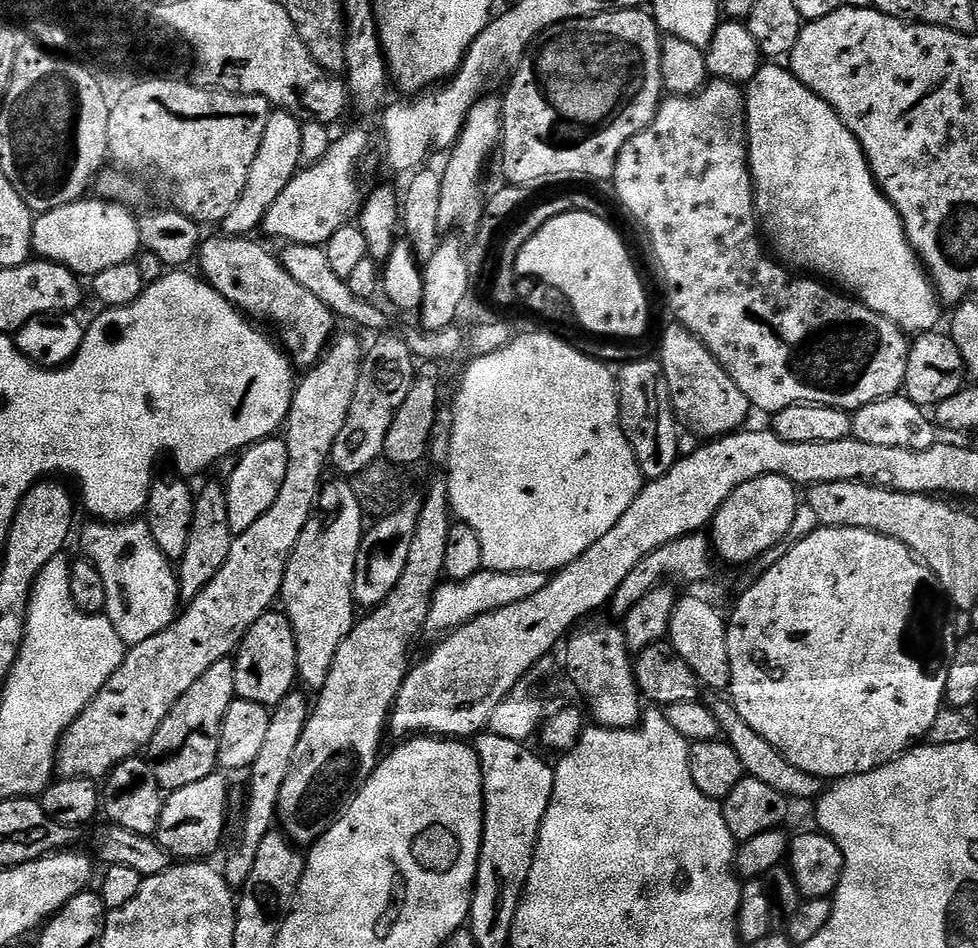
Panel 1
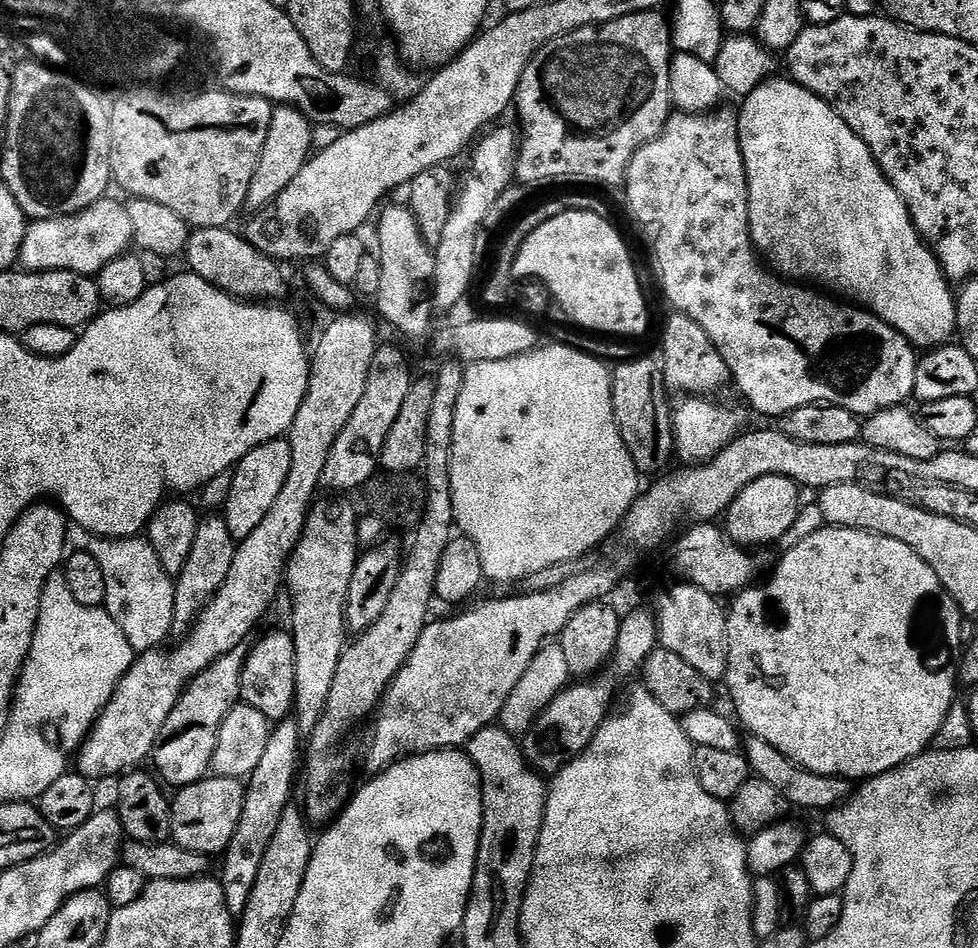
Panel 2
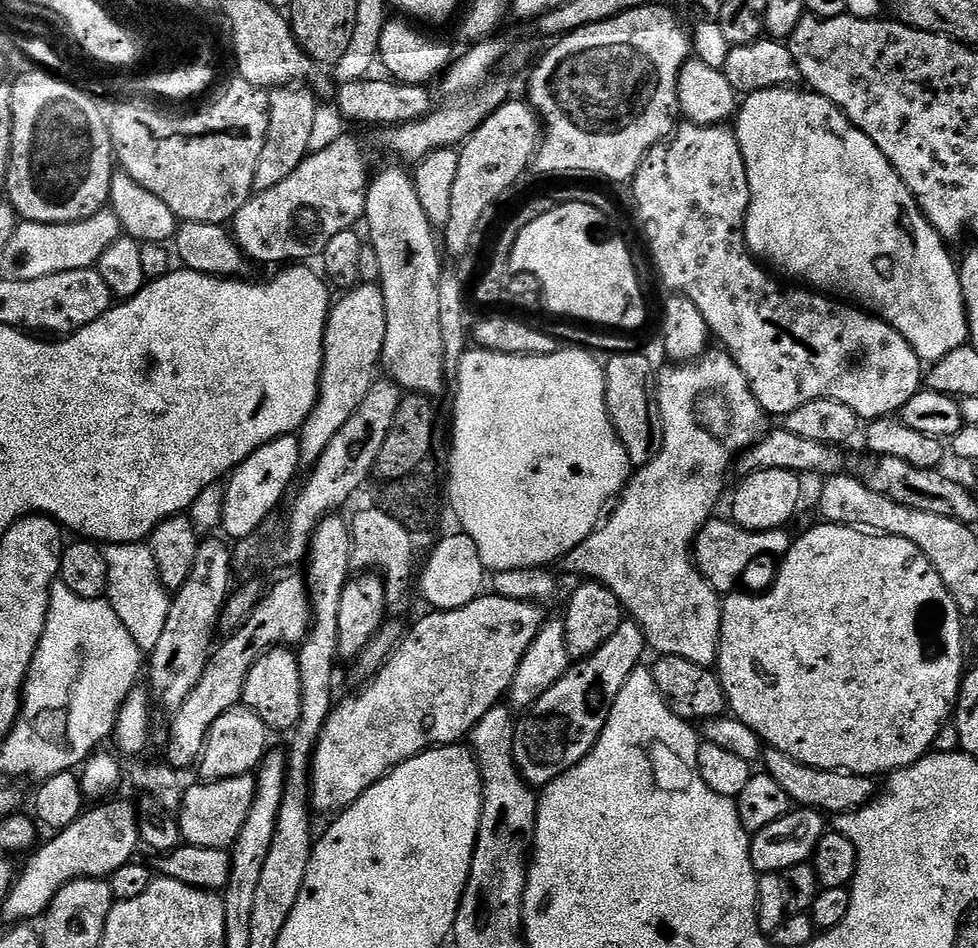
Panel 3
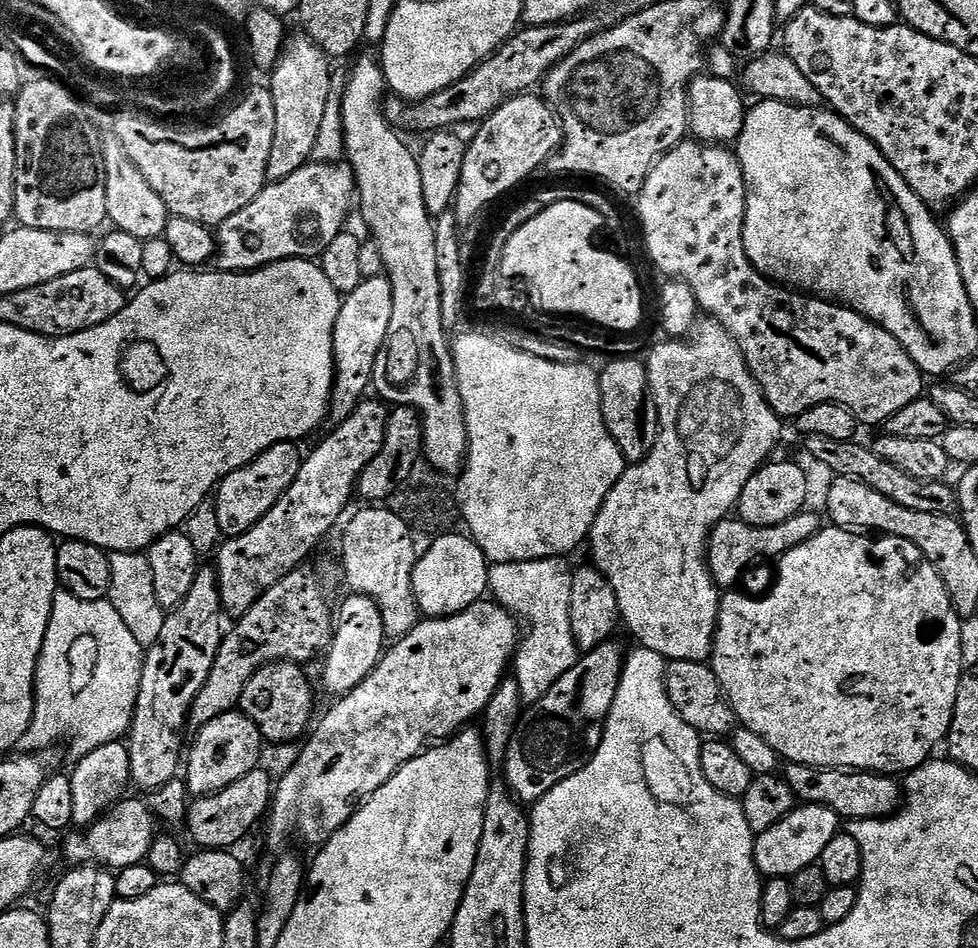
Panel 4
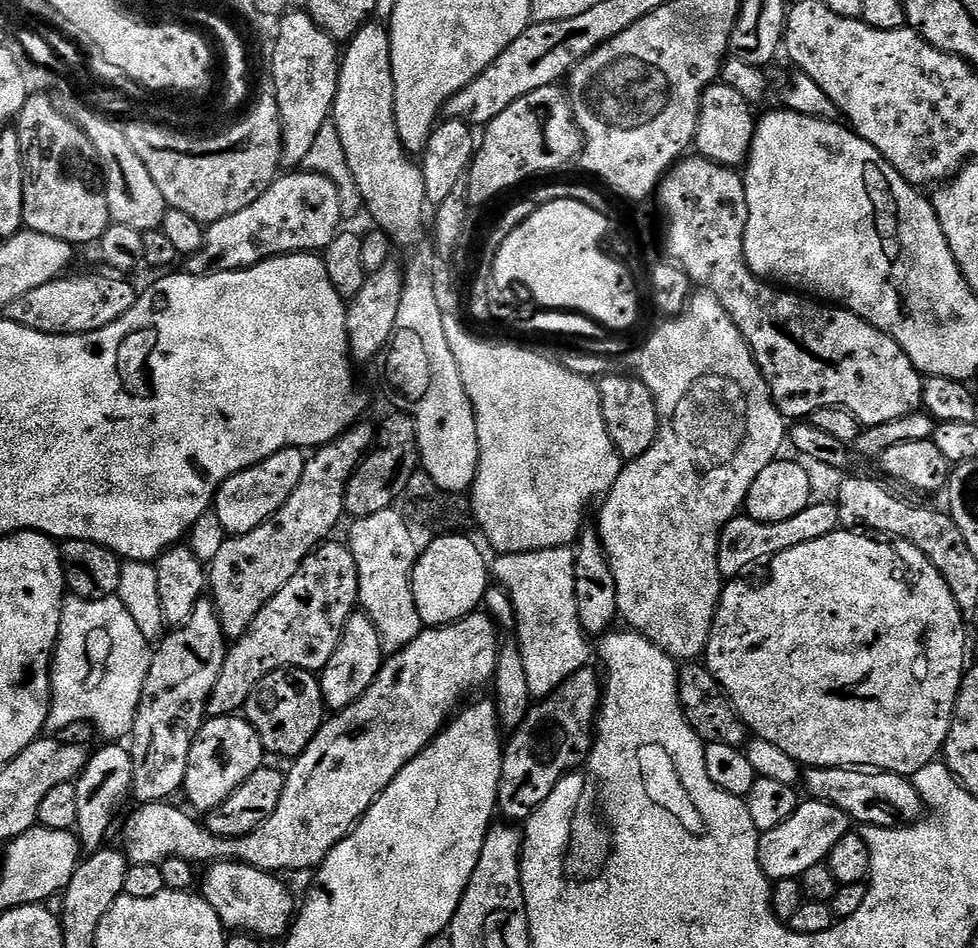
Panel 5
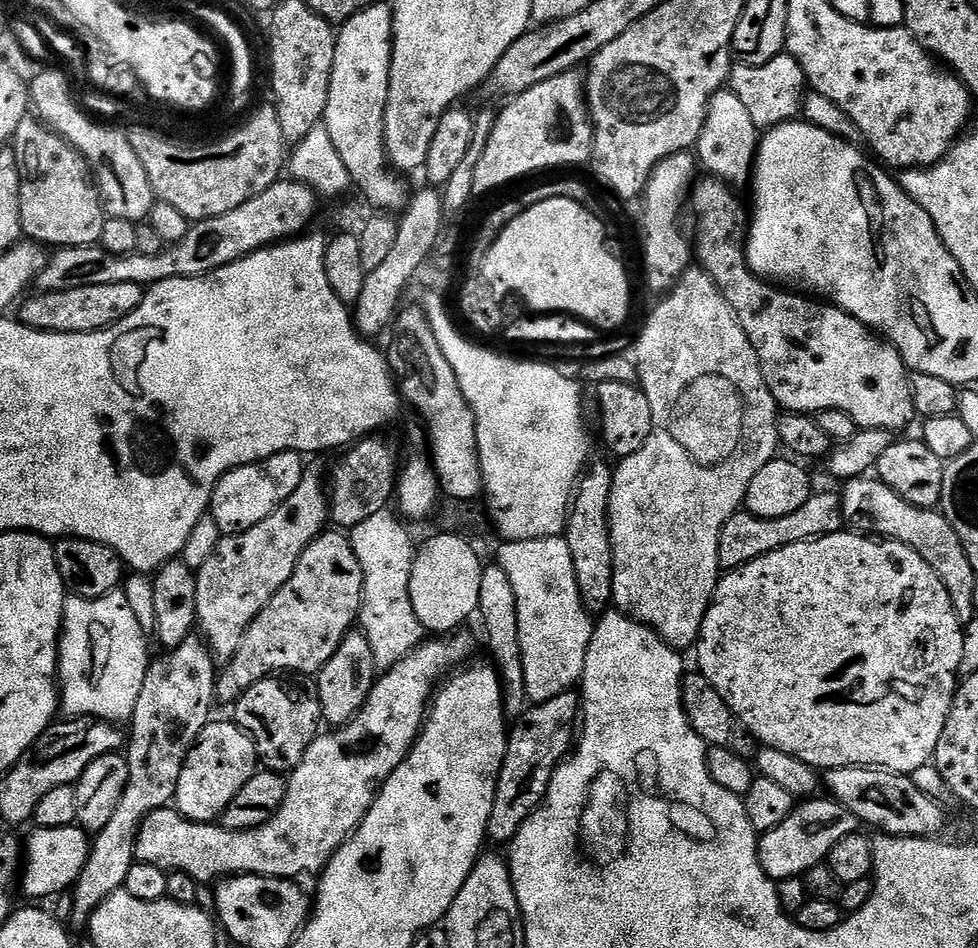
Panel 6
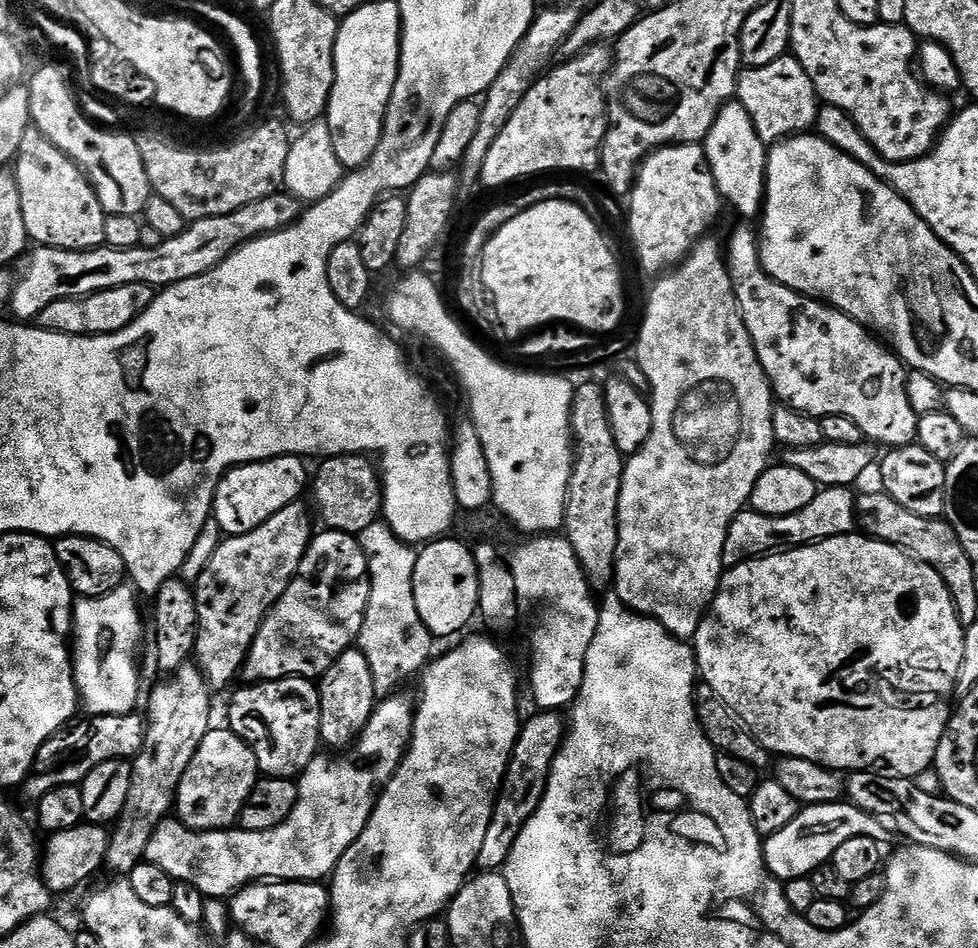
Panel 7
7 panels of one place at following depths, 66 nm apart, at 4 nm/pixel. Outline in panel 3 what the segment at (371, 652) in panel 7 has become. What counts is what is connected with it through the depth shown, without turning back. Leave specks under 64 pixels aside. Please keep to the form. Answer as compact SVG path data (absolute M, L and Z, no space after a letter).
M379 506L364 508L356 517L351 517L350 527L352 530L352 567L356 570L371 570L384 580L384 589L389 605L396 606L408 596L408 591L414 588L414 572L412 576L412 540L413 533L408 532L397 519L389 513L384 513Z

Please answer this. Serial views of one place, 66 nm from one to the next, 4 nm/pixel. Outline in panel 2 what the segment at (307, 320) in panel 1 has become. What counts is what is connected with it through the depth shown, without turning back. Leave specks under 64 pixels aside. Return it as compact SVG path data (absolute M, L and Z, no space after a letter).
M197 228L189 231L183 259L188 259L191 275L210 282L215 288L229 292L239 300L249 302L276 302L288 292L284 272L271 256L262 254L239 231L227 228Z

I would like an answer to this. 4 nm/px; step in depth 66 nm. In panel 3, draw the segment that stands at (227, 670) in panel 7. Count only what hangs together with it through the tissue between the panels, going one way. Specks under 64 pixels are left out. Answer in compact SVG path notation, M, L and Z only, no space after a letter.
M387 378L377 379L370 386L366 398L362 398L362 406L350 414L350 422L334 434L330 446L322 454L319 462L311 465L308 481L300 488L296 497L291 497L287 505L288 517L284 524L277 528L269 527L247 540L239 541L234 548L234 564L237 569L248 568L251 564L277 564L284 568L287 564L296 564L305 559L308 547L312 545L312 531L330 515L339 513L340 507L367 482L373 475L378 458L378 450L382 450L382 442L386 442L386 434L390 430L390 422L394 422L394 414L398 410L398 402L402 395Z

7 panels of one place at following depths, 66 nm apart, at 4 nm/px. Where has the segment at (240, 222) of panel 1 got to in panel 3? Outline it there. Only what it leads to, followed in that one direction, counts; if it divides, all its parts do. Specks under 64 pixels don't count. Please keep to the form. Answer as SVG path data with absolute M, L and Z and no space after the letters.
M277 86L268 92L270 102L270 130L266 130L266 146L254 170L253 193L274 190L278 182L290 178L298 166L310 155L310 134L314 130L314 114L318 101L308 86Z

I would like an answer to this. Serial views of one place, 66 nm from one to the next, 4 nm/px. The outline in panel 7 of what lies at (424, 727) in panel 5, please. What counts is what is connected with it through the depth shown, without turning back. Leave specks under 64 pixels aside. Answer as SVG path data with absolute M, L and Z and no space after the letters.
M388 694L383 697L373 708L370 718L365 722L363 728L360 730L359 736L347 748L343 749L339 754L317 754L310 762L310 766L306 766L306 770L301 772L298 777L296 785L297 798L294 802L294 808L290 810L288 816L278 826L274 826L270 830L246 830L239 826L231 828L215 828L209 832L196 832L192 828L181 824L175 818L166 818L156 827L154 834L150 838L148 845L144 848L144 860L149 864L158 866L158 870L166 870L166 874L170 874L173 882L182 884L189 884L194 886L194 890L201 892L205 898L212 898L212 896L224 896L223 898L231 897L232 893L239 888L245 888L247 884L254 884L257 882L271 882L274 880L315 880L317 882L324 882L331 877L332 871L338 866L338 862L342 858L342 854L346 854L346 850L358 838L358 834L362 834L362 830L366 830L366 822L372 817L372 812L376 809L376 802L381 792L384 790L385 784L391 780L396 768L400 764L400 760L404 757L404 753L408 750L408 743L412 740L412 717L414 715L413 701L408 701L406 697L401 694Z

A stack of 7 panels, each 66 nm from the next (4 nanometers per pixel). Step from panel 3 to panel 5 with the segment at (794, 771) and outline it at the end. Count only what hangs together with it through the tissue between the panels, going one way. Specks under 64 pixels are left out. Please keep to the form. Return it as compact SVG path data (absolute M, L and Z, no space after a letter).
M804 768L802 772L802 788L808 791L807 795L814 800L820 800L823 804L829 804L834 806L838 810L842 810L848 815L849 821L855 822L857 825L867 826L870 828L899 828L905 824L915 824L917 820L921 819L925 815L926 809L924 804L920 800L916 787L911 782L911 779L907 776L899 776L893 772L881 772L879 770L861 770L858 768Z

